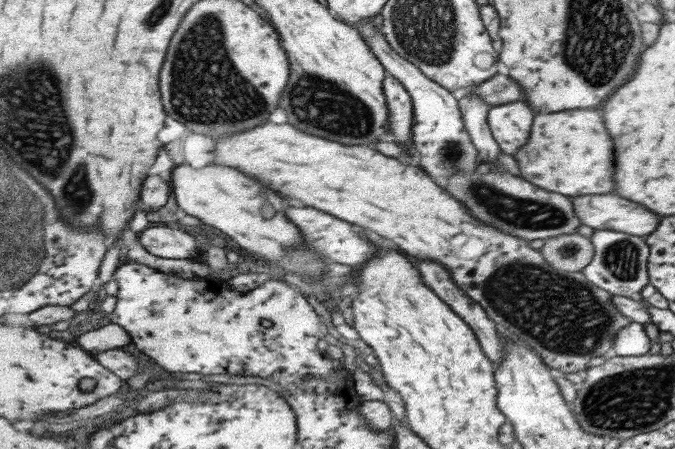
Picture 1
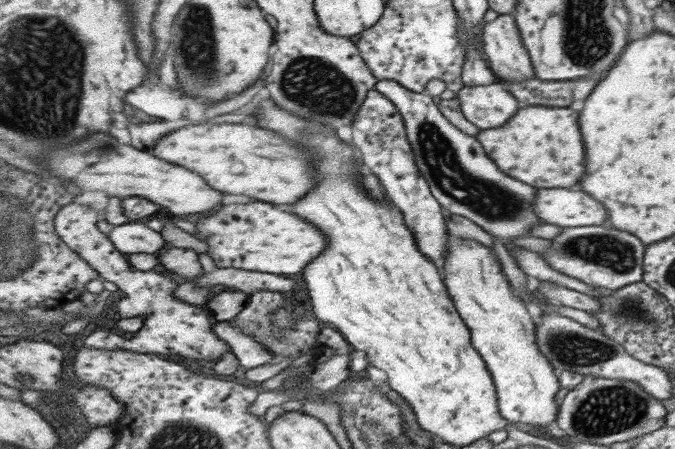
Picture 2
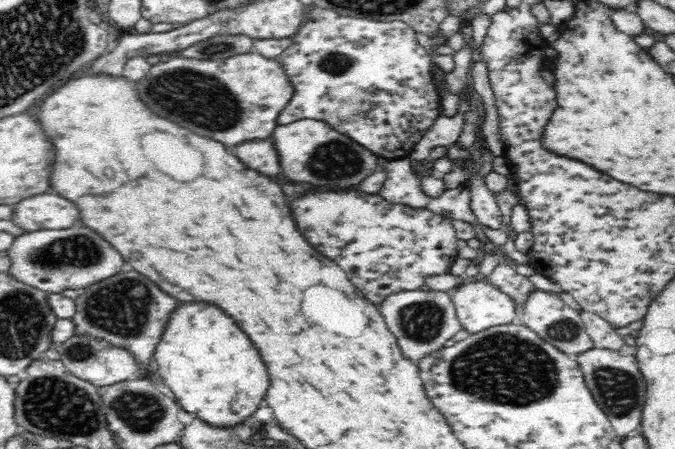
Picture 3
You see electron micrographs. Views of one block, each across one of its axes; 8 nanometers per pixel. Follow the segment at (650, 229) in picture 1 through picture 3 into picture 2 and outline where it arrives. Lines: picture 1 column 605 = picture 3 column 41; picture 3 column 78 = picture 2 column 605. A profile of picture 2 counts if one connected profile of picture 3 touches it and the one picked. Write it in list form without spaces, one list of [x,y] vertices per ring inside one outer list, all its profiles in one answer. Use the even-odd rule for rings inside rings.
[[[567,188],[539,190],[535,212],[543,222],[561,228],[608,225],[605,224],[607,210],[601,202],[585,192],[573,192]]]

